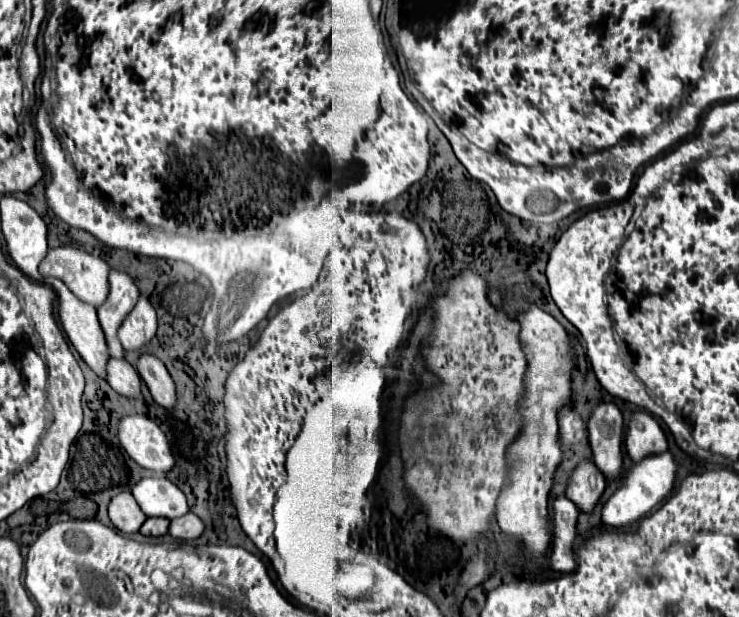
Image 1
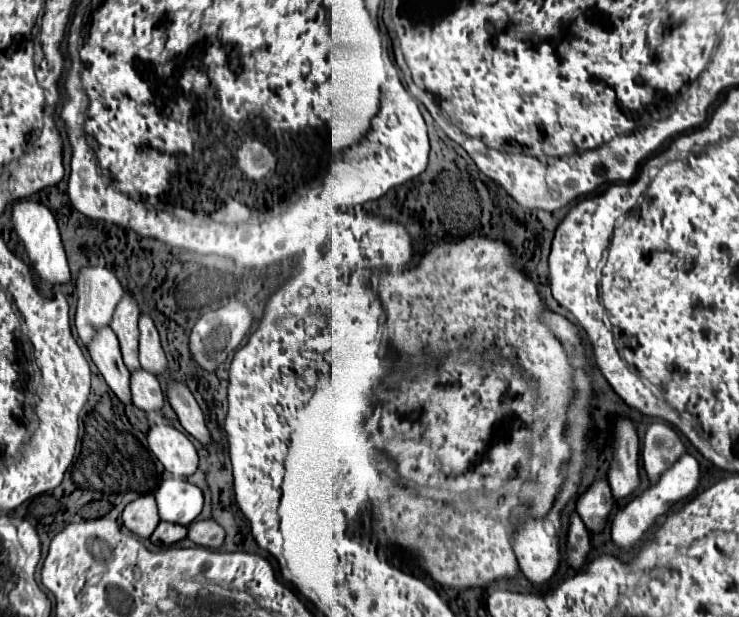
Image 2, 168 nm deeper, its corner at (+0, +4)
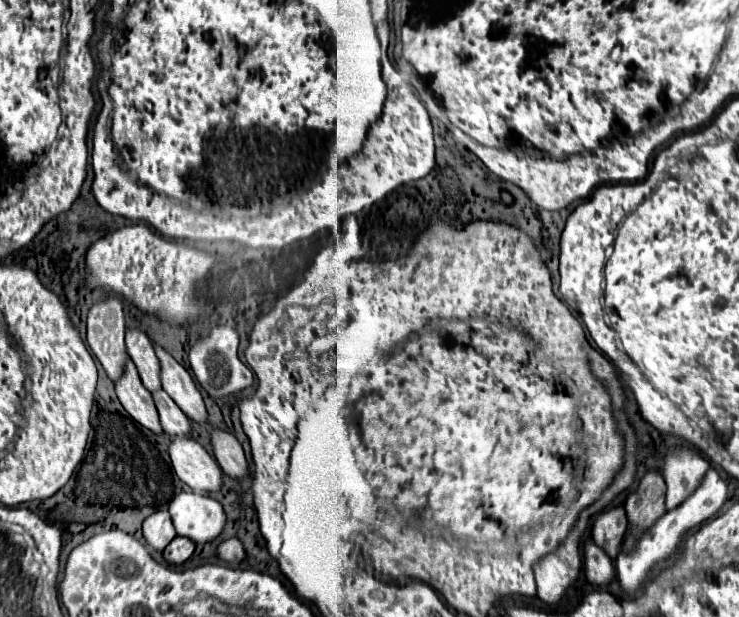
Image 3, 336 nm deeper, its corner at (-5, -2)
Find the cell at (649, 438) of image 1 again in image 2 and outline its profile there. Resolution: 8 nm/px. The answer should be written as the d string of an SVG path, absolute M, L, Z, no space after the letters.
M653 423L643 441L641 457L643 457L643 467L651 479L651 483L671 467L681 455L685 455L687 449L679 435L665 423Z

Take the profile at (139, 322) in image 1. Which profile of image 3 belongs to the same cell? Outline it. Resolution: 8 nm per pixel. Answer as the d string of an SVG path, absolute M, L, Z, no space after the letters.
M154 343L156 357L160 359L160 381L162 389L174 399L174 403L194 421L206 423L206 407L200 391L196 389L190 373L160 345Z

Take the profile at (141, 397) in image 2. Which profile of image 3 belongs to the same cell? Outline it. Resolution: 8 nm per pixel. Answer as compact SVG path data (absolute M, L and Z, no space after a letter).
M162 389L152 391L152 399L154 399L154 405L158 409L158 417L160 417L160 425L162 425L164 433L168 433L172 437L190 433L190 421L188 421L188 417L168 397L168 393L164 393Z

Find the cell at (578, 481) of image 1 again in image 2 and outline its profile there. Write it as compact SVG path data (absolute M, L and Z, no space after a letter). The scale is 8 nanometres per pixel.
M595 481L579 499L577 513L581 515L585 527L591 533L599 533L605 529L607 517L613 509L613 495L607 481Z

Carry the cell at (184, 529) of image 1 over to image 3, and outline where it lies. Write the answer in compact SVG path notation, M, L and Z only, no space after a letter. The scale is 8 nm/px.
M236 537L220 541L216 553L220 555L220 559L224 559L228 563L240 563L244 559L244 547L242 547L242 543Z

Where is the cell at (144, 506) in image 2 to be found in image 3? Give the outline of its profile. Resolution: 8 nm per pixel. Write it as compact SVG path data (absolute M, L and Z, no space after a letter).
M156 511L150 517L146 517L142 523L142 533L144 533L146 543L150 547L154 547L156 551L162 551L168 545L168 541L172 541L172 537L176 537L168 511Z

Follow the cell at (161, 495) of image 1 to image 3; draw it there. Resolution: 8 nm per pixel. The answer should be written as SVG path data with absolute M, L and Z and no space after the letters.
M182 491L170 501L170 517L176 533L194 543L216 539L226 523L222 505L216 499L194 491Z

